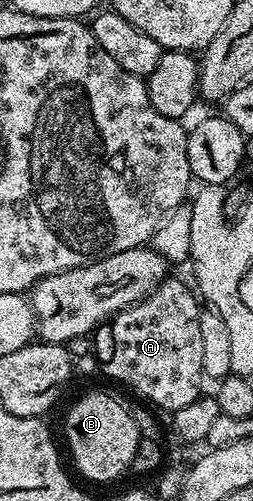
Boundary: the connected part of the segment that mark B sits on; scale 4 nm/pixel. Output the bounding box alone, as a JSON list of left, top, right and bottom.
[63,391,140,483]

